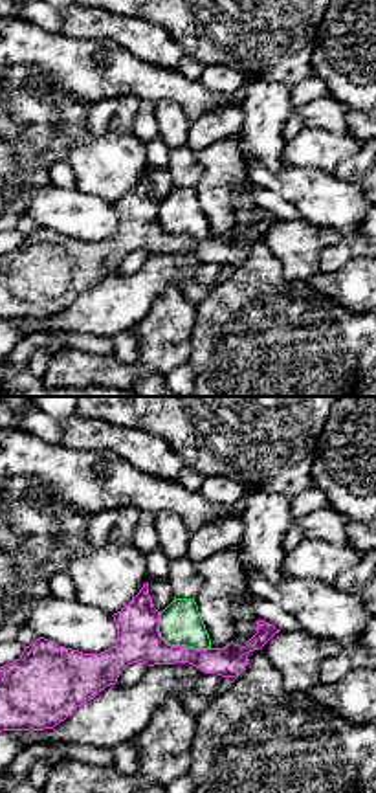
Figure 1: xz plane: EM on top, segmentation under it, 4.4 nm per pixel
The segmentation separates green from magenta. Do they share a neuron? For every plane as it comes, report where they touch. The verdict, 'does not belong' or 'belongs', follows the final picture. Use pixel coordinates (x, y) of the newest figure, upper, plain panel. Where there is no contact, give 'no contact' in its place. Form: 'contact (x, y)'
contact (175, 234)

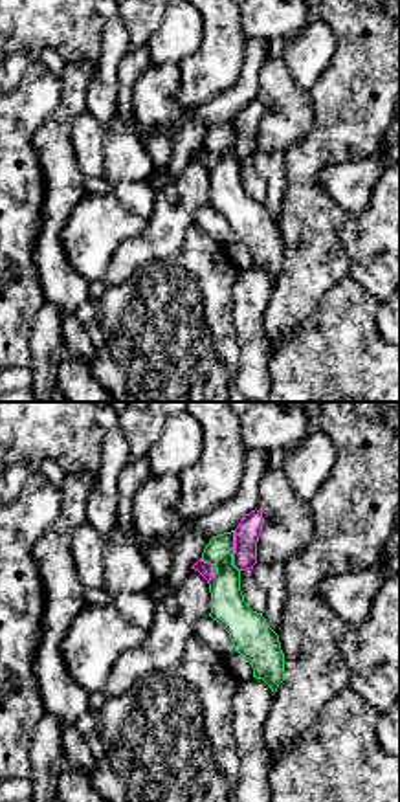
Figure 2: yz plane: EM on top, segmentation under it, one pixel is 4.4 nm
contact (233, 140)

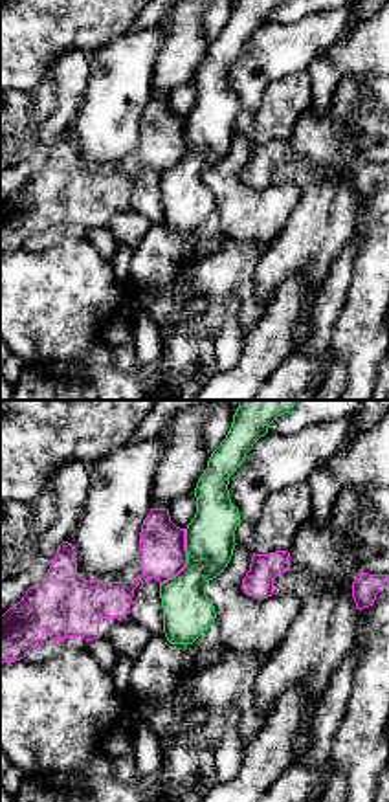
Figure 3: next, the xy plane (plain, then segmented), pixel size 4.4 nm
contact (188, 149)

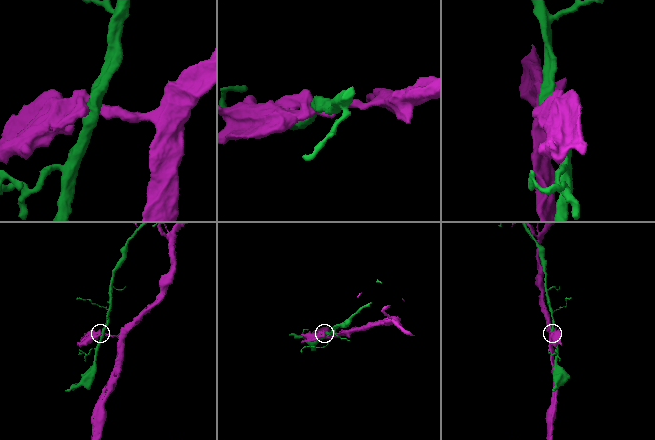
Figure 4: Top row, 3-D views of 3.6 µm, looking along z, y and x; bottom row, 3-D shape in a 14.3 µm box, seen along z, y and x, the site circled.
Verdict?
does not belong

